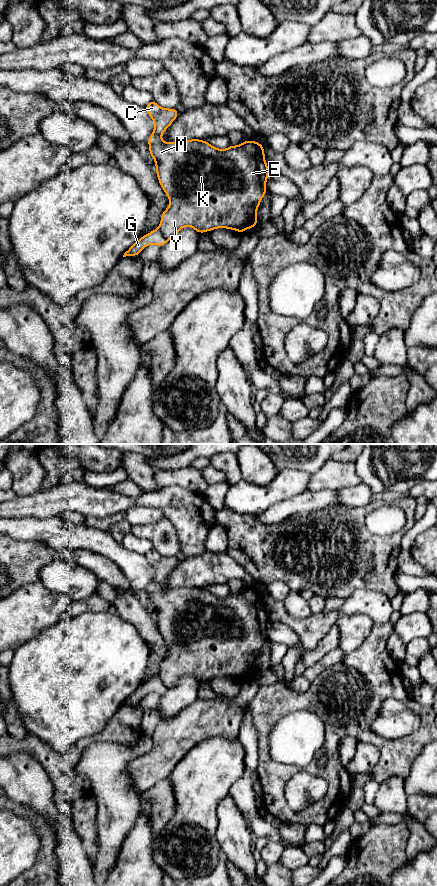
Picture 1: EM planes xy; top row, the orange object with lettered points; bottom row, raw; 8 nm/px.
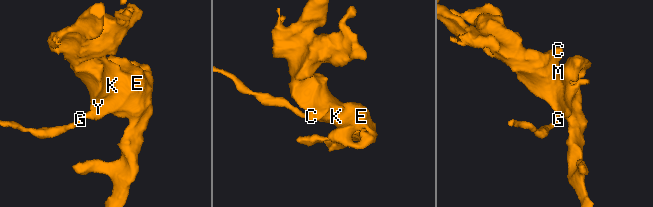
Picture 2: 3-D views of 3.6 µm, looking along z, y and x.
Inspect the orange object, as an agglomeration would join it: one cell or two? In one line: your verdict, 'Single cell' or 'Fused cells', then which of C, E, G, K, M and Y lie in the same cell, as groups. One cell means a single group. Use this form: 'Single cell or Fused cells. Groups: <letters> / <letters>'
Fused cells. Groups: C E K M Y / G

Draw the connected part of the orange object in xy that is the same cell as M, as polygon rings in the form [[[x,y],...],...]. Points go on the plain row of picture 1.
[[[154,548],[144,556],[154,569],[154,578],[147,588],[149,601],[155,609],[159,632],[170,649],[170,653],[161,663],[158,675],[164,686],[167,689],[174,687],[183,675],[193,675],[200,682],[219,676],[235,678],[242,682],[245,678],[258,674],[257,657],[267,640],[266,629],[270,622],[262,592],[247,587],[237,594],[230,593],[227,597],[218,597],[201,587],[164,590],[161,584],[178,565],[178,558],[162,556]]]

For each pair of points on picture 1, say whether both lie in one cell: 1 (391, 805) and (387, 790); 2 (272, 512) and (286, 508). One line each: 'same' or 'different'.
1: same
2: same

